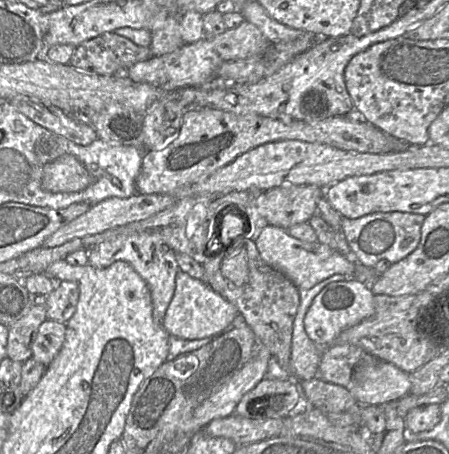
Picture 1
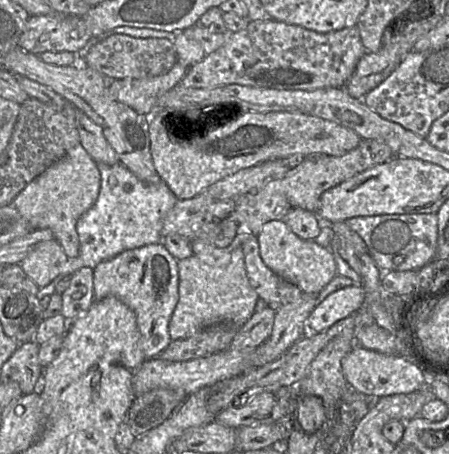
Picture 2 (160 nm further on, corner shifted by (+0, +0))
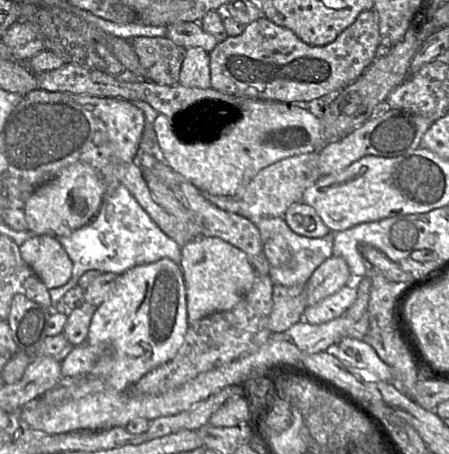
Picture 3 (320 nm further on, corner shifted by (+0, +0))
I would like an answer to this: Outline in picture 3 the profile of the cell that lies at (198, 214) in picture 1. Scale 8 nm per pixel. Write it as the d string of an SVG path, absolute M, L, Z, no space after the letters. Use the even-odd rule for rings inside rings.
M318 151L277 161L260 170L245 186L239 199L249 206L249 214L252 216L284 217L287 208L301 202L304 191L322 176L318 161Z

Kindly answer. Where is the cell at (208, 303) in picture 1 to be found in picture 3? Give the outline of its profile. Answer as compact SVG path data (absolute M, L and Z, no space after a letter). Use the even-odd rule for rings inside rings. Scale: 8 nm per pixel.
M197 237L188 241L181 247L180 267L185 280L188 324L211 313L232 309L250 291L258 275L244 251L217 237Z

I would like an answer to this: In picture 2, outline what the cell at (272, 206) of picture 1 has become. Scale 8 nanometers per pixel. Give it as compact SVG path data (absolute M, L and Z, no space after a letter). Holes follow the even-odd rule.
M362 139L356 148L341 156L327 154L306 156L287 171L283 178L283 190L291 207L318 213L319 201L323 192L374 165L390 160L394 156L393 151L385 142L376 139Z

